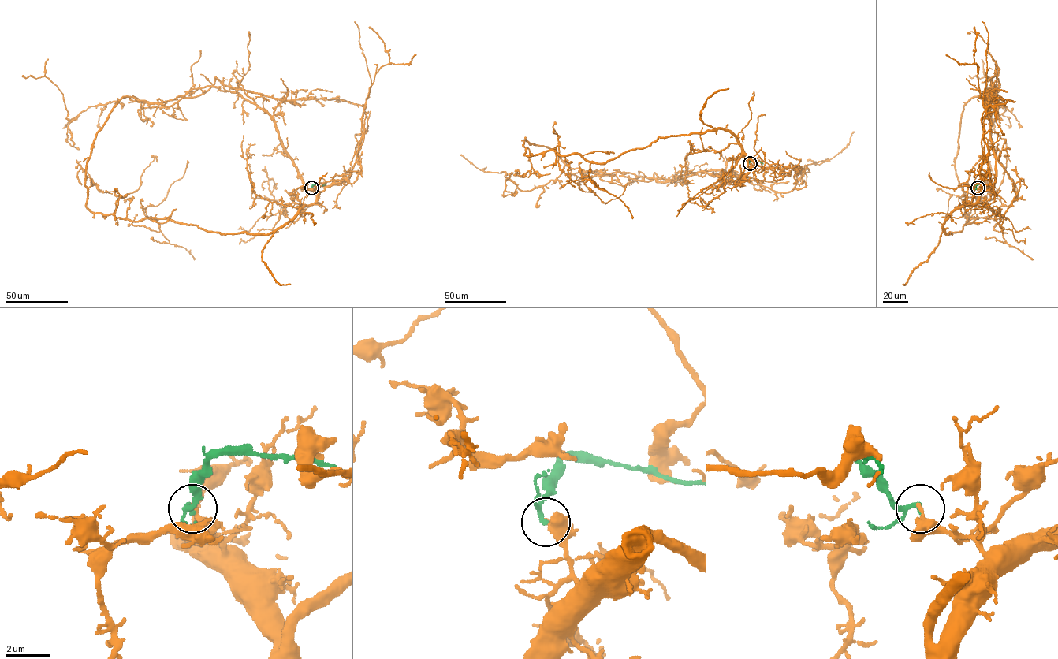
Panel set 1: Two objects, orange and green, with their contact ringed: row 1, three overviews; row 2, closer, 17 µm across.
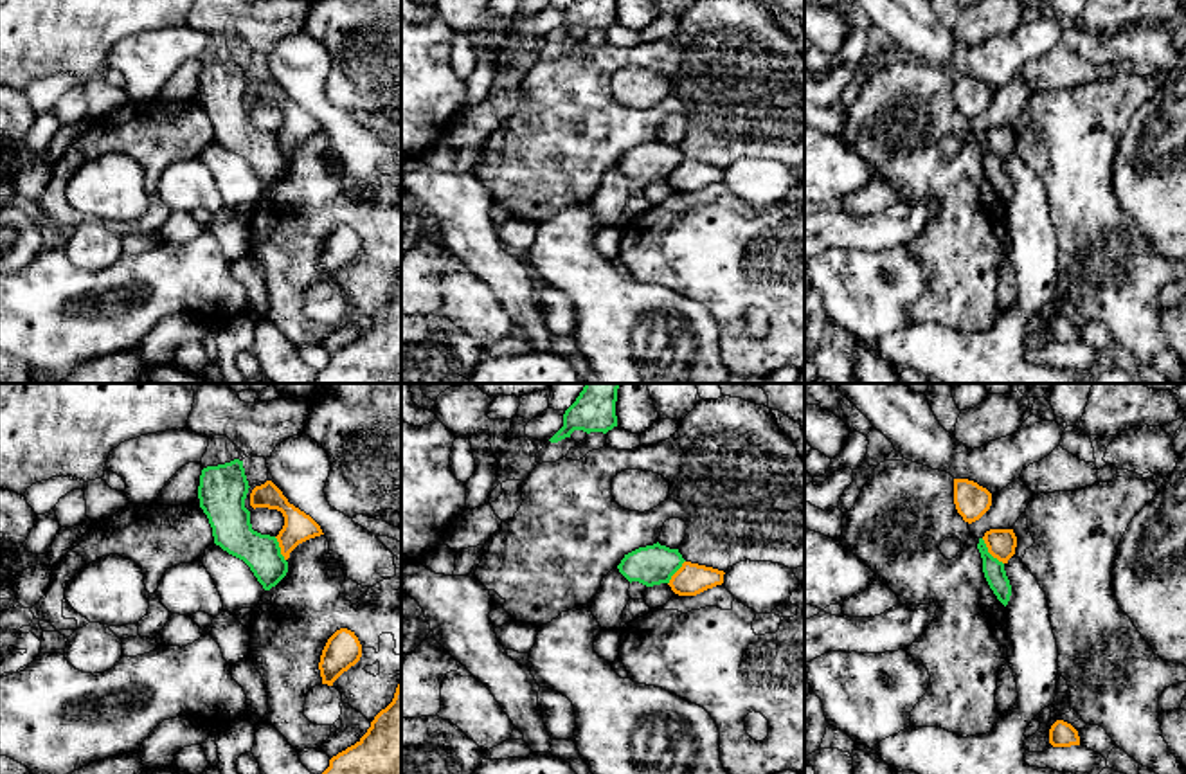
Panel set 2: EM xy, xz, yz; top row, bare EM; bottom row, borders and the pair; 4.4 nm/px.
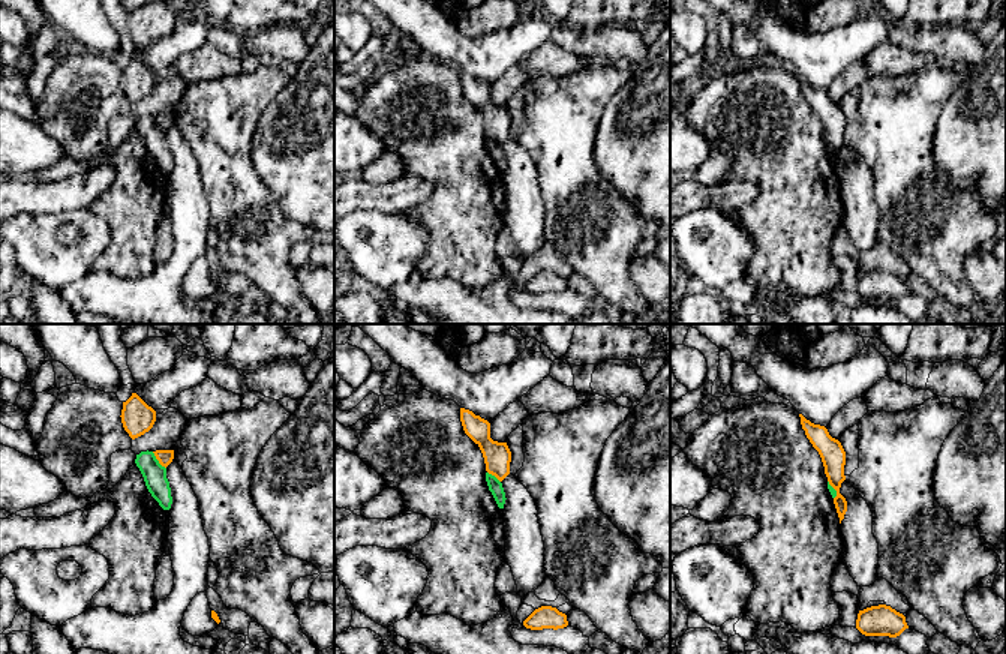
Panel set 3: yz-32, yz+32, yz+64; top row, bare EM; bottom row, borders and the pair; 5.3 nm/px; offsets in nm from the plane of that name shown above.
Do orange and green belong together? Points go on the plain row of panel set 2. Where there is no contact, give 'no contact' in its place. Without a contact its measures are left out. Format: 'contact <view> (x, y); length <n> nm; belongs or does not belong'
contact yz (990, 150); length 160 nm; does not belong

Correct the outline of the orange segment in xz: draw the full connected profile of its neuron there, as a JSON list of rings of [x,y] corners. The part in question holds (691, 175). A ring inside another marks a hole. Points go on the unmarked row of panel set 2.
[[[684,158],[668,182],[678,193],[696,193],[707,185],[722,182],[723,171],[723,167],[713,164]]]

